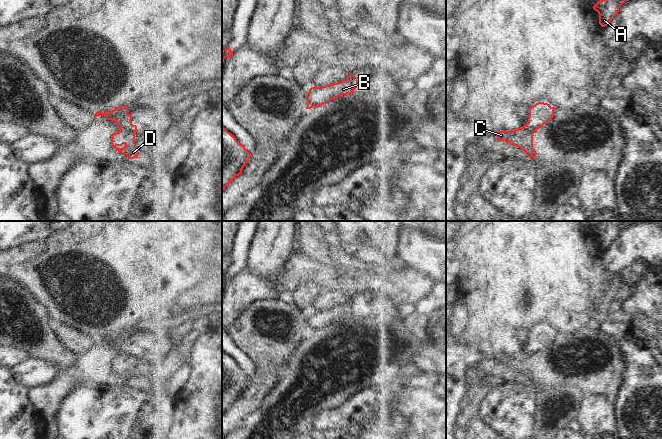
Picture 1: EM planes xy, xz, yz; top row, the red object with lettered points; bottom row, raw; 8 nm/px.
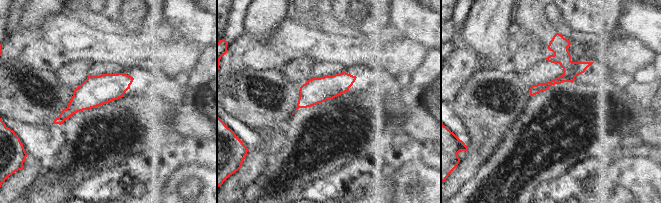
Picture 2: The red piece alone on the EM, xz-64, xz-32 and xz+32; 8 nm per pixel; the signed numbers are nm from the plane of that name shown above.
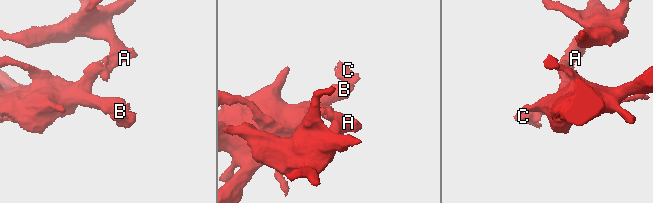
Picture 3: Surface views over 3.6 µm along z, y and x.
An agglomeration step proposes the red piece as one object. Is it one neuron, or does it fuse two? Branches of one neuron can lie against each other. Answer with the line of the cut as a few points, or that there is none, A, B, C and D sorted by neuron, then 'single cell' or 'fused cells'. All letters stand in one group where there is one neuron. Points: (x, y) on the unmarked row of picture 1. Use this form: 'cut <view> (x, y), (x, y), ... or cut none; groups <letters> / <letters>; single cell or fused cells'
cut xy (132, 348), (120, 351); groups A B / C D; fused cells

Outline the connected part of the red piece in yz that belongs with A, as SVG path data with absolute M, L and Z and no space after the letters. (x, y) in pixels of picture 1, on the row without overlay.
M605 221L593 230L593 233L599 238L599 248L601 251L607 250L612 245L624 227L623 221Z

